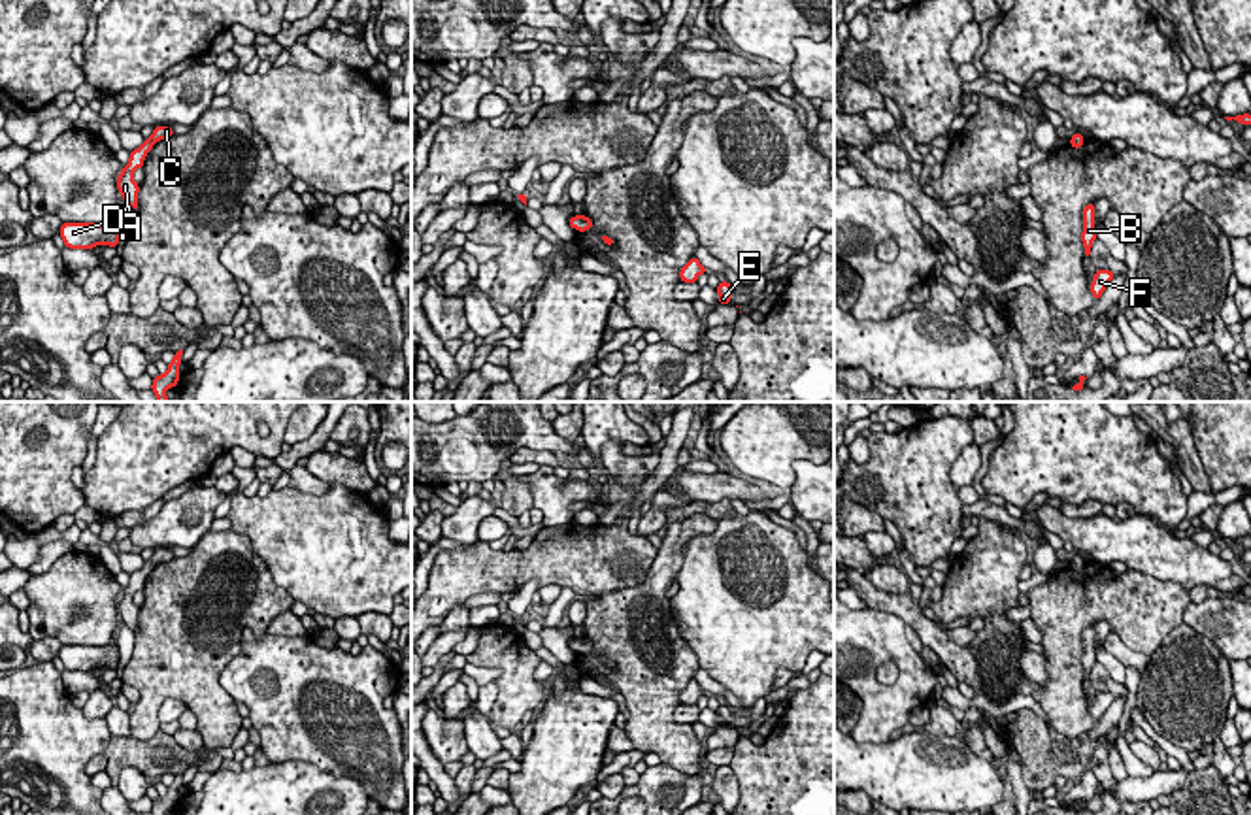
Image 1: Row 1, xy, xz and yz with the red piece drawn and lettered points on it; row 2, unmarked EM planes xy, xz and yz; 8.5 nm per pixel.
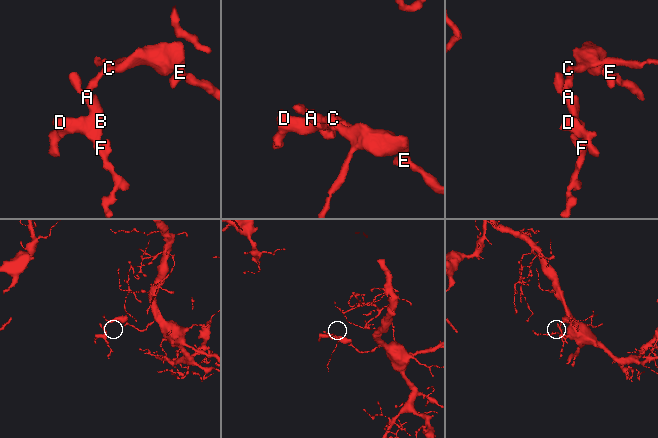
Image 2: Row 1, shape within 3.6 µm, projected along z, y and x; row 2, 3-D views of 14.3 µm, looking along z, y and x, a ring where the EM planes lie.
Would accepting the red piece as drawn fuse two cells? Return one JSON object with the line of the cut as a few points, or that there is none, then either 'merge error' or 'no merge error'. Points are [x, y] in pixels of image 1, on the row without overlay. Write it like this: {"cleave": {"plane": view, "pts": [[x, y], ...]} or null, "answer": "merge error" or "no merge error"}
{"cleave": null, "answer": "no merge error"}

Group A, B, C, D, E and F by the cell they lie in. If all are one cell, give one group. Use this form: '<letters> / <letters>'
A B C D E F

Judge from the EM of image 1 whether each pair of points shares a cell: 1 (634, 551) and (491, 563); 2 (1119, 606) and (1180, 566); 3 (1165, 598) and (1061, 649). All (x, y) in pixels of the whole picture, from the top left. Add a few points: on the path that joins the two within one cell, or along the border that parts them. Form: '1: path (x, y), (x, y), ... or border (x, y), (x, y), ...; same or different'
1: path (599, 557), (553, 557), (527, 563); same
2: border (1127, 566), (1159, 580), (1178, 582), (1187, 591); different
3: path (1136, 600), (1099, 600), (1078, 621); same

